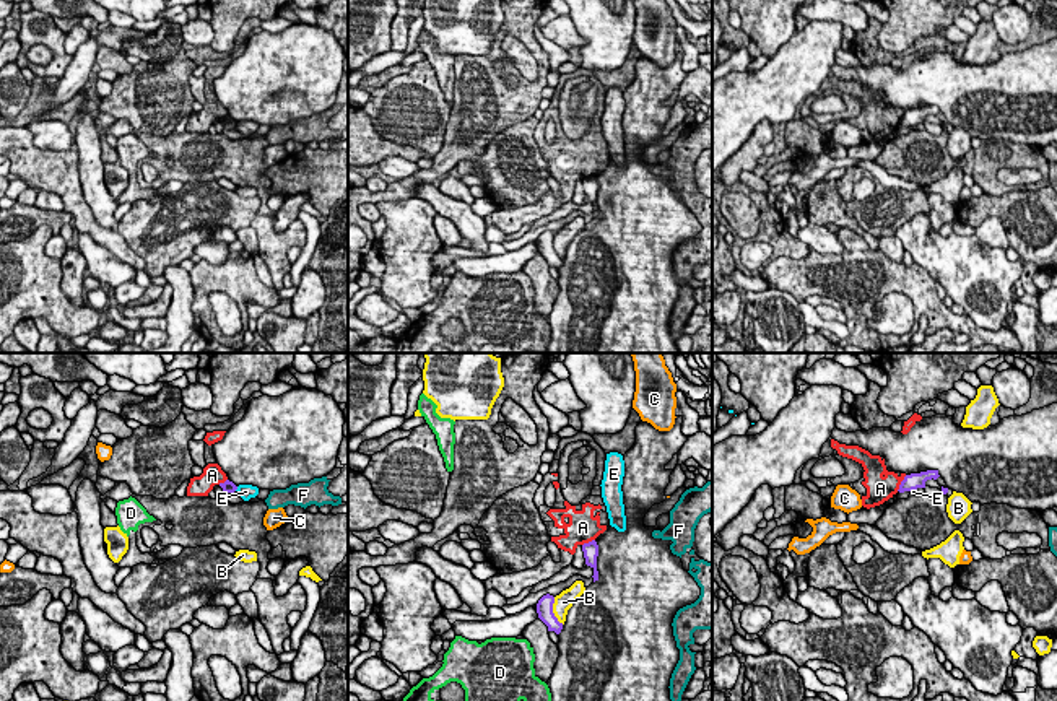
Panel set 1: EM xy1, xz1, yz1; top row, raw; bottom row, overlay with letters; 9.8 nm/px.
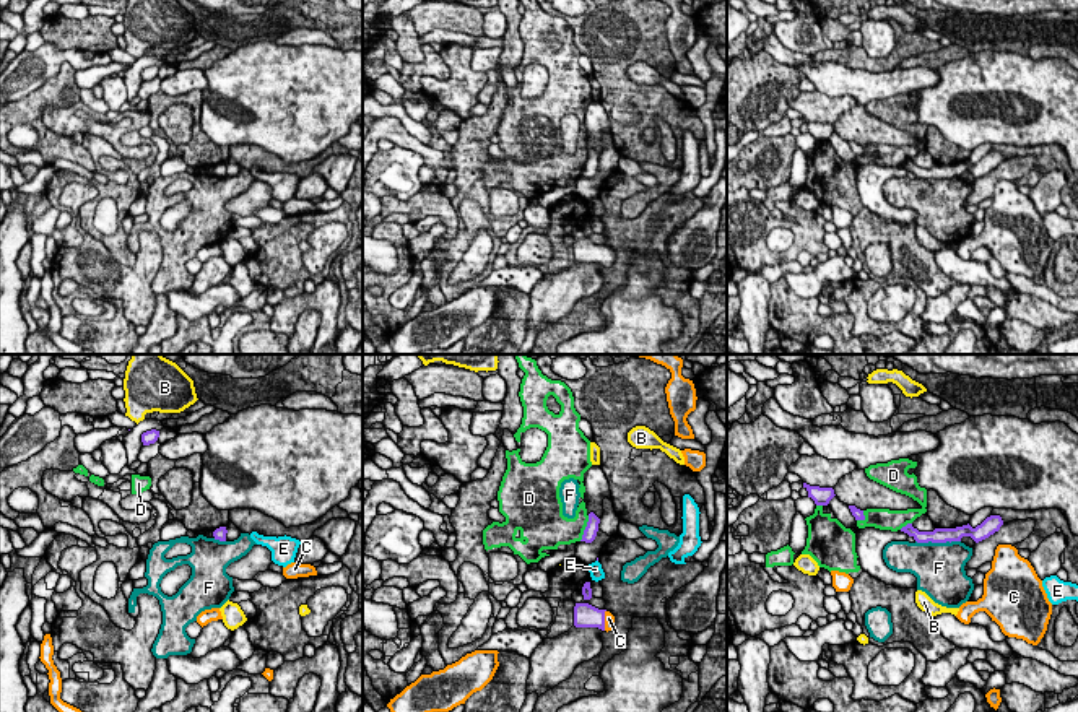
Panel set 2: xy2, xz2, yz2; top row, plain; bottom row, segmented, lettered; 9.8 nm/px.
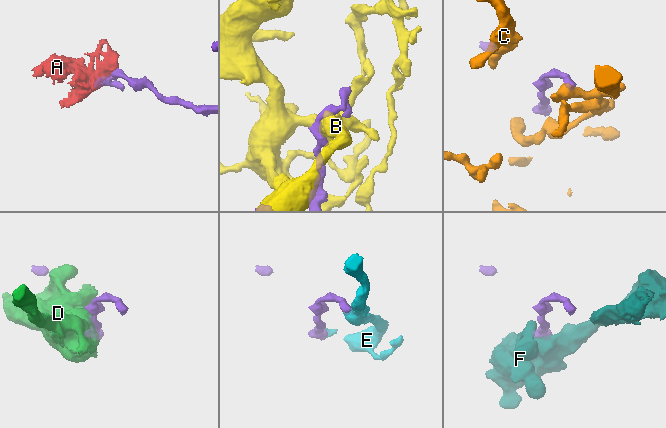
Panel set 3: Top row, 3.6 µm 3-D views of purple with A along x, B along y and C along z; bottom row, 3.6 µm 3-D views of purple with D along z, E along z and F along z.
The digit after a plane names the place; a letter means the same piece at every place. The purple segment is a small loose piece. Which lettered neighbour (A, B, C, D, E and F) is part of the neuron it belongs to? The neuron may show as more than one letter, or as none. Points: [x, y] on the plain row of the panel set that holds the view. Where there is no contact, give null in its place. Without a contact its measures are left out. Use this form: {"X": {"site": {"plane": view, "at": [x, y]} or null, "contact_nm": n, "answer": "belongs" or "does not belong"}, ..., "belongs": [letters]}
{"A": {"site": {"plane": "yz1", "at": [901, 119]}, "contact_nm": 190, "answer": "does not belong"}, "B": {"site": {"plane": "xz1", "at": [552, 248]}, "contact_nm": 280, "answer": "does not belong"}, "C": {"site": {"plane": "xz2", "at": [604, 256]}, "contact_nm": 200, "answer": "belongs"}, "D": {"site": {"plane": "xz2", "at": [586, 164]}, "contact_nm": 280, "answer": "does not belong"}, "E": {"site": {"plane": "xy1", "at": [236, 124]}, "contact_nm": 60, "answer": "does not belong"}, "F": {"site": {"plane": "yz2", "at": [938, 178]}, "contact_nm": 440, "answer": "does not belong"}, "belongs": ["C"]}

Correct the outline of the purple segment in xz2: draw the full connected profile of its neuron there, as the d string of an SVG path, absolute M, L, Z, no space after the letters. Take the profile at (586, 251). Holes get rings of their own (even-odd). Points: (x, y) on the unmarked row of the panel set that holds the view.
M576 239L574 242L576 263L598 263L611 267L615 263L615 252L606 245L598 245L589 239Z

